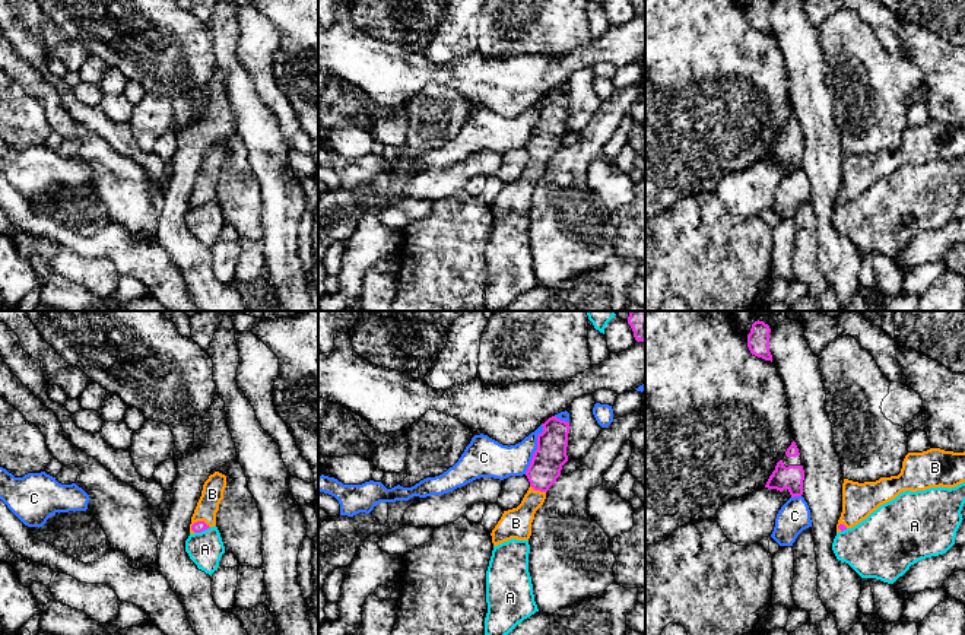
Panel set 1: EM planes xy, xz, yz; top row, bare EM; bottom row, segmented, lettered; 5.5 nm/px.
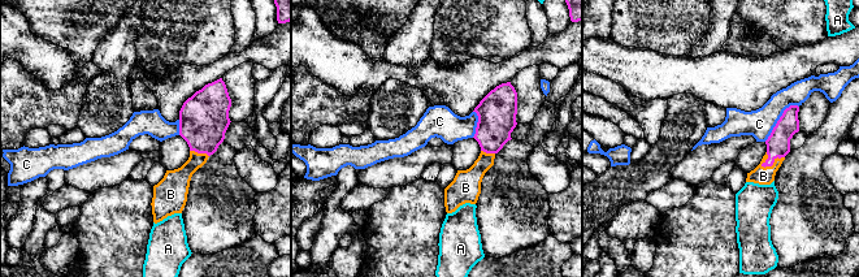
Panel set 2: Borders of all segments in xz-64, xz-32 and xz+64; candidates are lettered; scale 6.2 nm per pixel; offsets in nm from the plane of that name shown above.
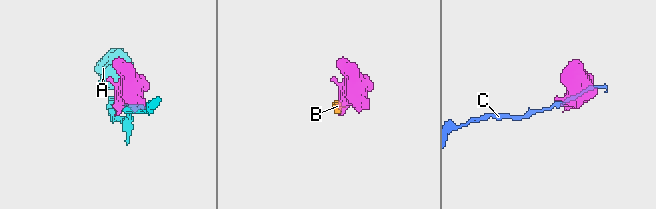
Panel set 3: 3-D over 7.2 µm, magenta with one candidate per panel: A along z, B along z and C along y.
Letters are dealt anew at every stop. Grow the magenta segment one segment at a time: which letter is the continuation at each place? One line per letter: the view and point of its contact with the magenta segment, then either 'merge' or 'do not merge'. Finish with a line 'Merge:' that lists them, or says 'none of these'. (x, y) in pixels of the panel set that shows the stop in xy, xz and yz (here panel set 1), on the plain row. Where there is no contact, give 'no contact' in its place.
A: meets magenta in xy at (202, 203); do not merge
B: meets magenta in xy at (200, 194); merge
C: meets magenta in xz at (536, 123); do not merge
Merge: B

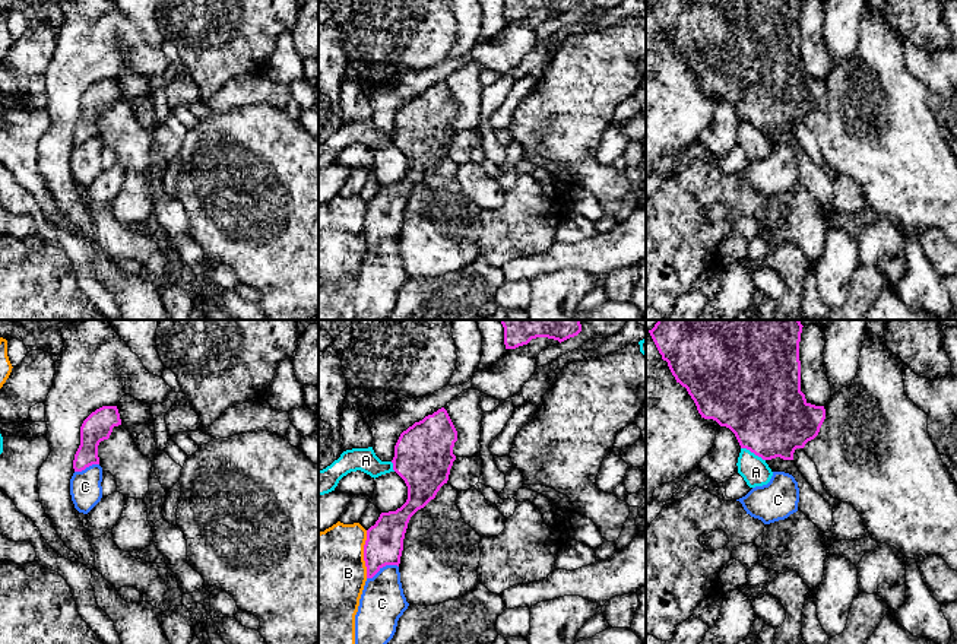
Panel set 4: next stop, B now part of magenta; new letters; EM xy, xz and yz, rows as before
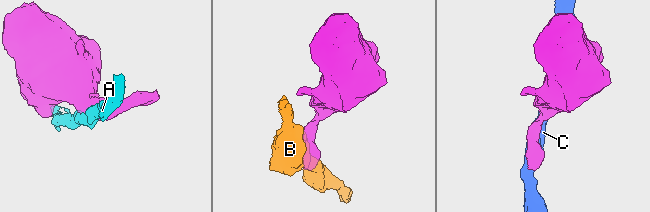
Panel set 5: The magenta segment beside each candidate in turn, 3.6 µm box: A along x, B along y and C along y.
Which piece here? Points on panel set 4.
A: meets magenta in yz at (753, 124); do not merge
B: meets magenta in xz at (364, 227); do not merge
C: meets magenta in xz at (382, 240); do not merge
Merge: none of these

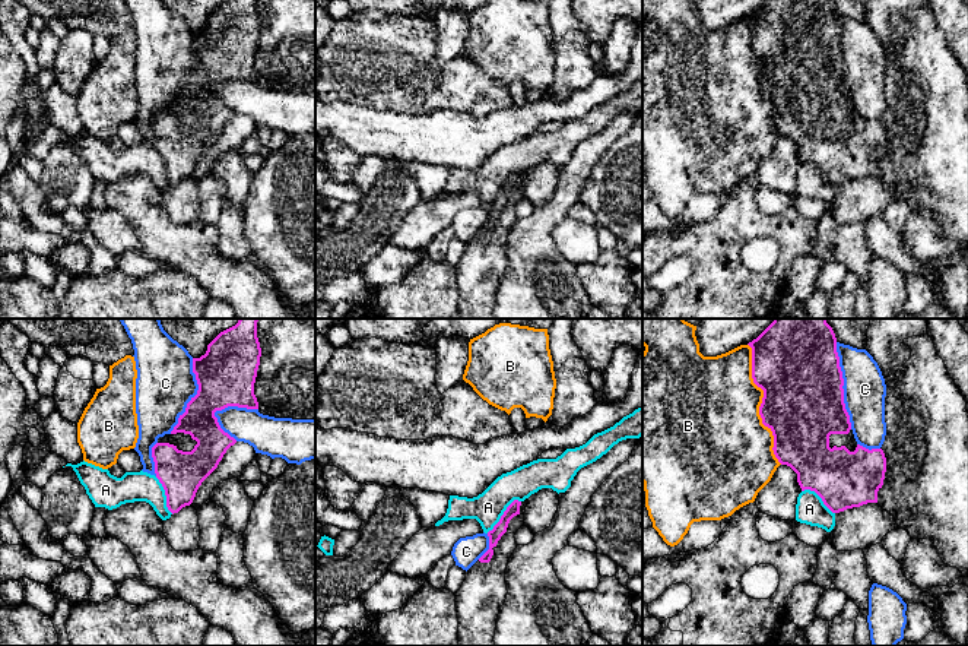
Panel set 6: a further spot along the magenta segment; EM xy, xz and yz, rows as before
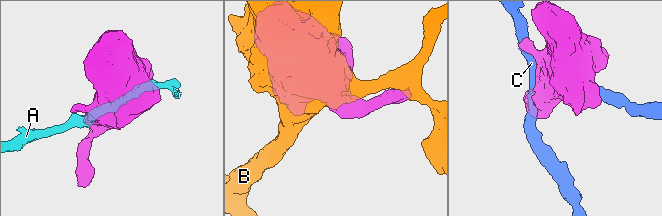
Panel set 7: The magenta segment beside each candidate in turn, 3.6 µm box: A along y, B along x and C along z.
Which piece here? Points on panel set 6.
A: meets magenta in xz at (502, 187); do not merge
B: meets magenta in yz at (761, 76); do not merge
C: meets magenta in yz at (843, 57); do not merge
Merge: none of these

